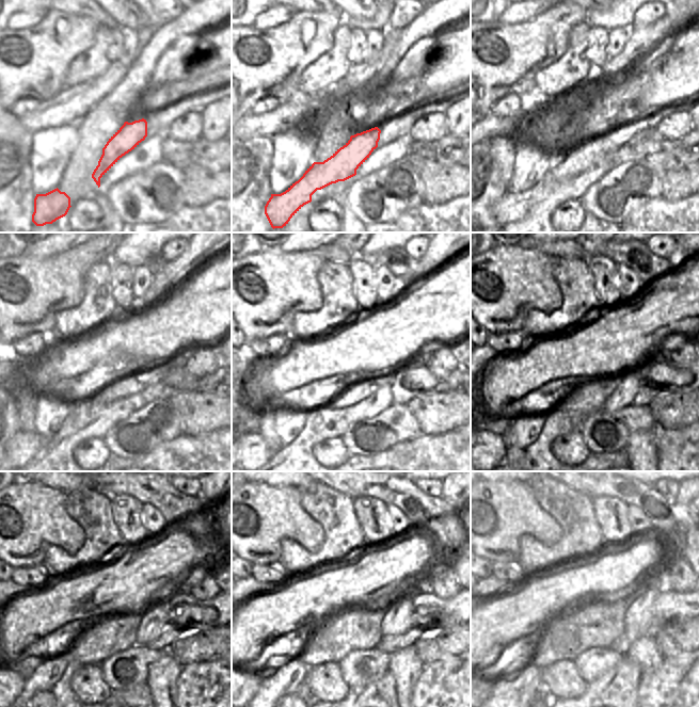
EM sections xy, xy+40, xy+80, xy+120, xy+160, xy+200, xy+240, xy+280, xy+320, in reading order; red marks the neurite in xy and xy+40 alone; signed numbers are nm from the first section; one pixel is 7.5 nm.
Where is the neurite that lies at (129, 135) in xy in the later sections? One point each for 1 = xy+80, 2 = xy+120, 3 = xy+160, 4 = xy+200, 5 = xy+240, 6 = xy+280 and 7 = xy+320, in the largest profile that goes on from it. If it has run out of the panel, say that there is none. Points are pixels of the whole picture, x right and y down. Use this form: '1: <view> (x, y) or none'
1: xy+80 (512, 207)
2: xy+120 (22, 448)
3: xy+160 (253, 449)
4: xy+200 (492, 449)
5: xy+240 (14, 678)
6: xy+280 (253, 679)
7: xy+320 (492, 681)

